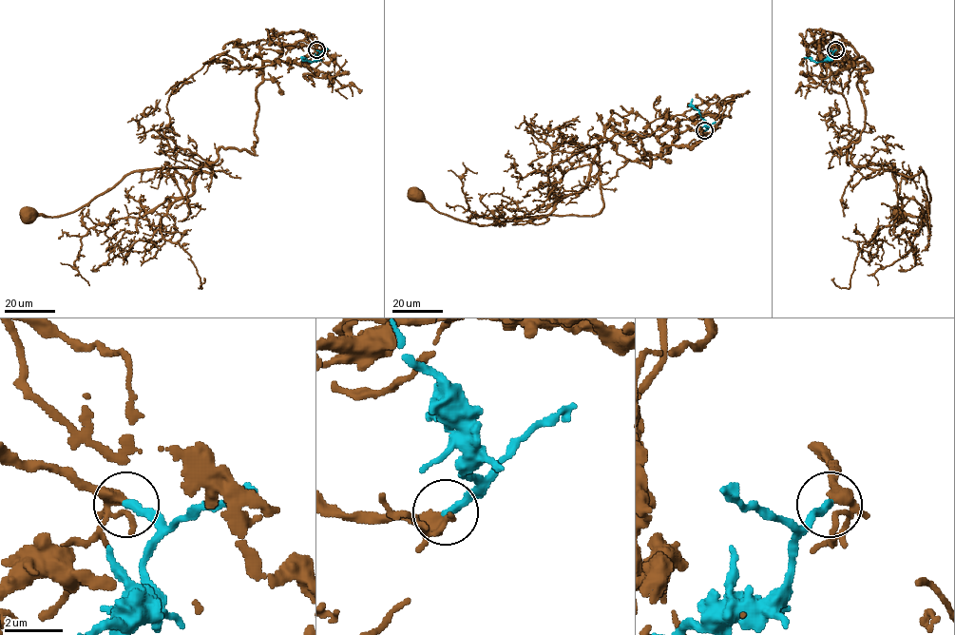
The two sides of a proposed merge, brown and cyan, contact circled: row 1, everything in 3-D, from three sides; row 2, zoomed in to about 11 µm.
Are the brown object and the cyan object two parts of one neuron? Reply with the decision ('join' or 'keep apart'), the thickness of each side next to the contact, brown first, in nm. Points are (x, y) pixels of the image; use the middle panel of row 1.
join | 300/280 nm

